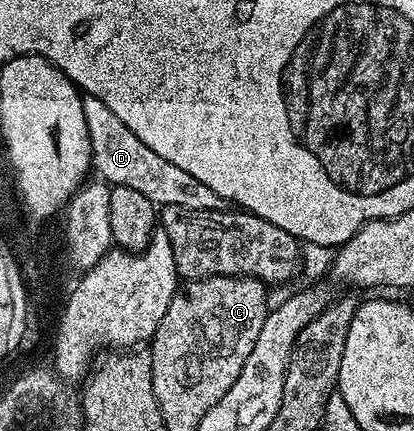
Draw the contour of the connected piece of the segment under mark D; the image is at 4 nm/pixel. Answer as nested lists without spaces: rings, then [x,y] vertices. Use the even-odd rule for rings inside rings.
[[[93,95],[83,96],[82,113],[86,119],[86,133],[90,133],[90,149],[92,150],[92,167],[103,182],[112,187],[129,187],[137,193],[142,193],[142,197],[150,197],[150,201],[160,207],[170,205],[182,205],[186,209],[198,209],[199,211],[219,211],[222,201],[214,189],[202,185],[195,177],[190,177],[183,169],[178,169],[178,165],[173,165],[171,161],[166,161],[166,157],[158,157],[154,149],[142,145],[122,121],[118,121],[118,116],[110,113],[102,101]]]

